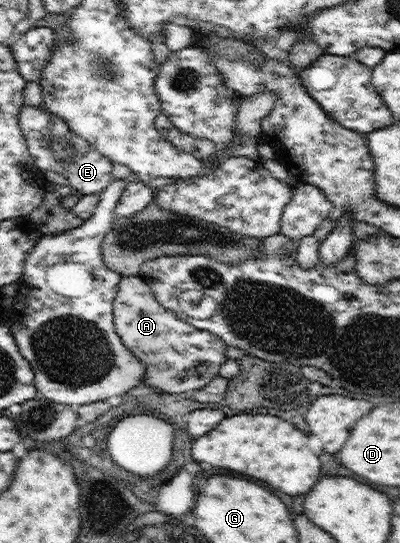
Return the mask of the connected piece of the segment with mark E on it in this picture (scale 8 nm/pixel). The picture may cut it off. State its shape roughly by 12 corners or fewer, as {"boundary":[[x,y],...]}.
{"boundary":[[24,105],[19,126],[49,184],[100,194],[113,163],[58,115]]}

